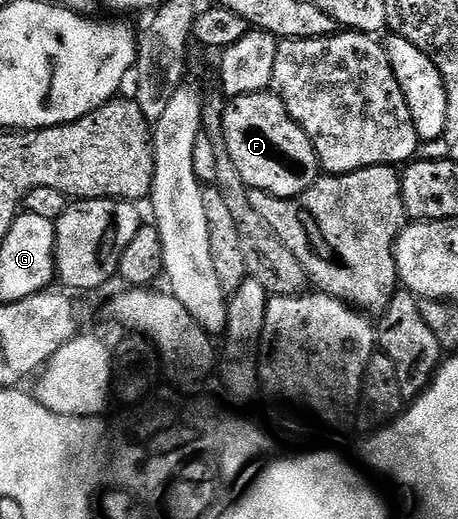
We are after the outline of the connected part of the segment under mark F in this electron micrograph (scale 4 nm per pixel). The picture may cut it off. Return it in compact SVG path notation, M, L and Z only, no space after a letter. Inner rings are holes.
M247 94L231 99L224 108L222 143L241 180L275 198L296 198L321 177L320 161L312 142L295 122L286 104L275 94Z

